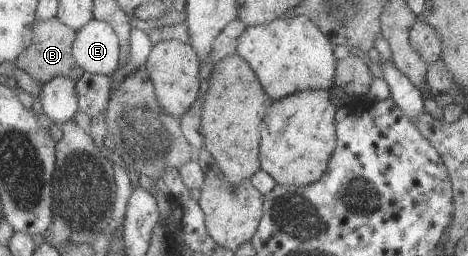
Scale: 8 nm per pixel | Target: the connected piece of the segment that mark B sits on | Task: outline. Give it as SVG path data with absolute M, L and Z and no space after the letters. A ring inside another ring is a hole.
M58 16L48 20L37 20L35 23L33 43L23 49L16 65L41 84L50 82L57 76L67 76L79 81L85 75L85 70L77 63L73 46L78 36L78 30L65 25Z

